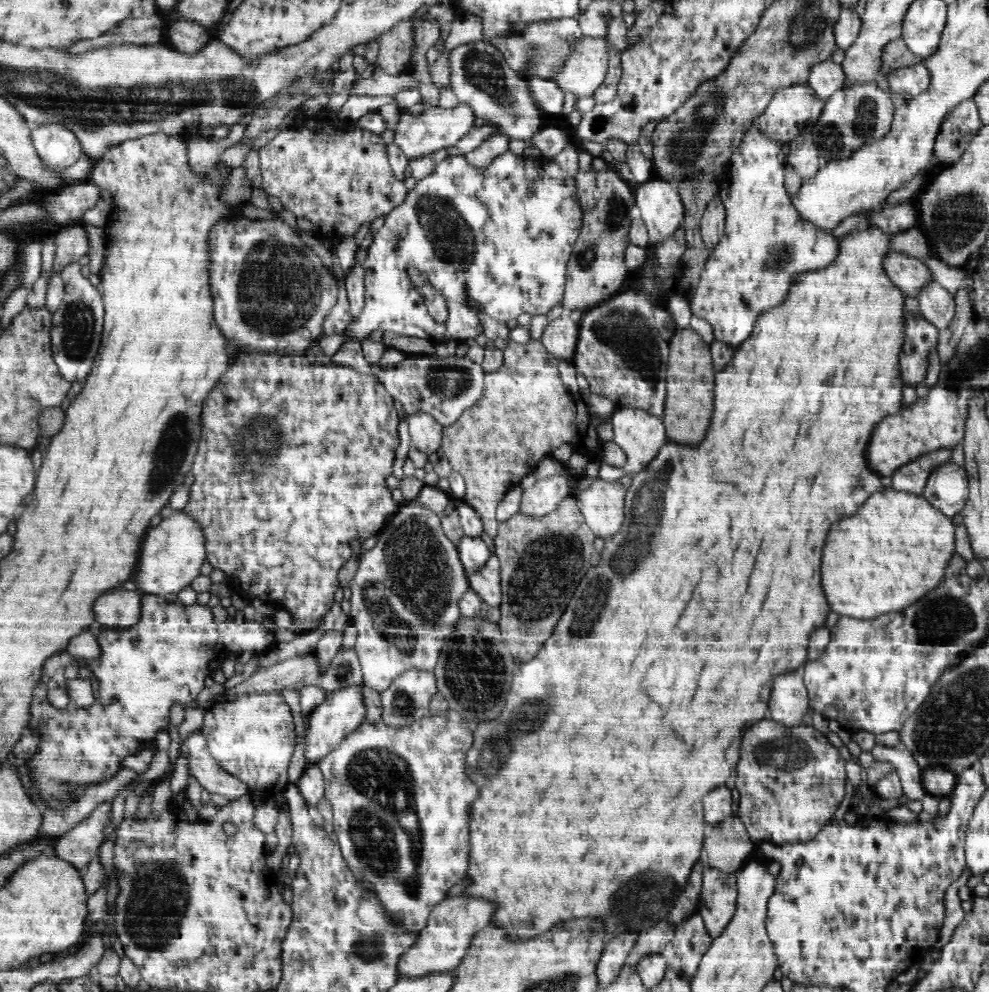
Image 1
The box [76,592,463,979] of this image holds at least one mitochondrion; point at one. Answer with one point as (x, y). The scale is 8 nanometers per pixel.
(386, 824)

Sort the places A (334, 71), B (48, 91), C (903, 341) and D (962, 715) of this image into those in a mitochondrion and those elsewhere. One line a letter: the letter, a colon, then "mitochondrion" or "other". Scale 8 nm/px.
A: other
B: mitochondrion
C: other
D: mitochondrion

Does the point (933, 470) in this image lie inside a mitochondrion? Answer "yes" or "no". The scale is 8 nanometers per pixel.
no

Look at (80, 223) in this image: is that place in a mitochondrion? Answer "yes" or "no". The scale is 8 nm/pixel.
no

